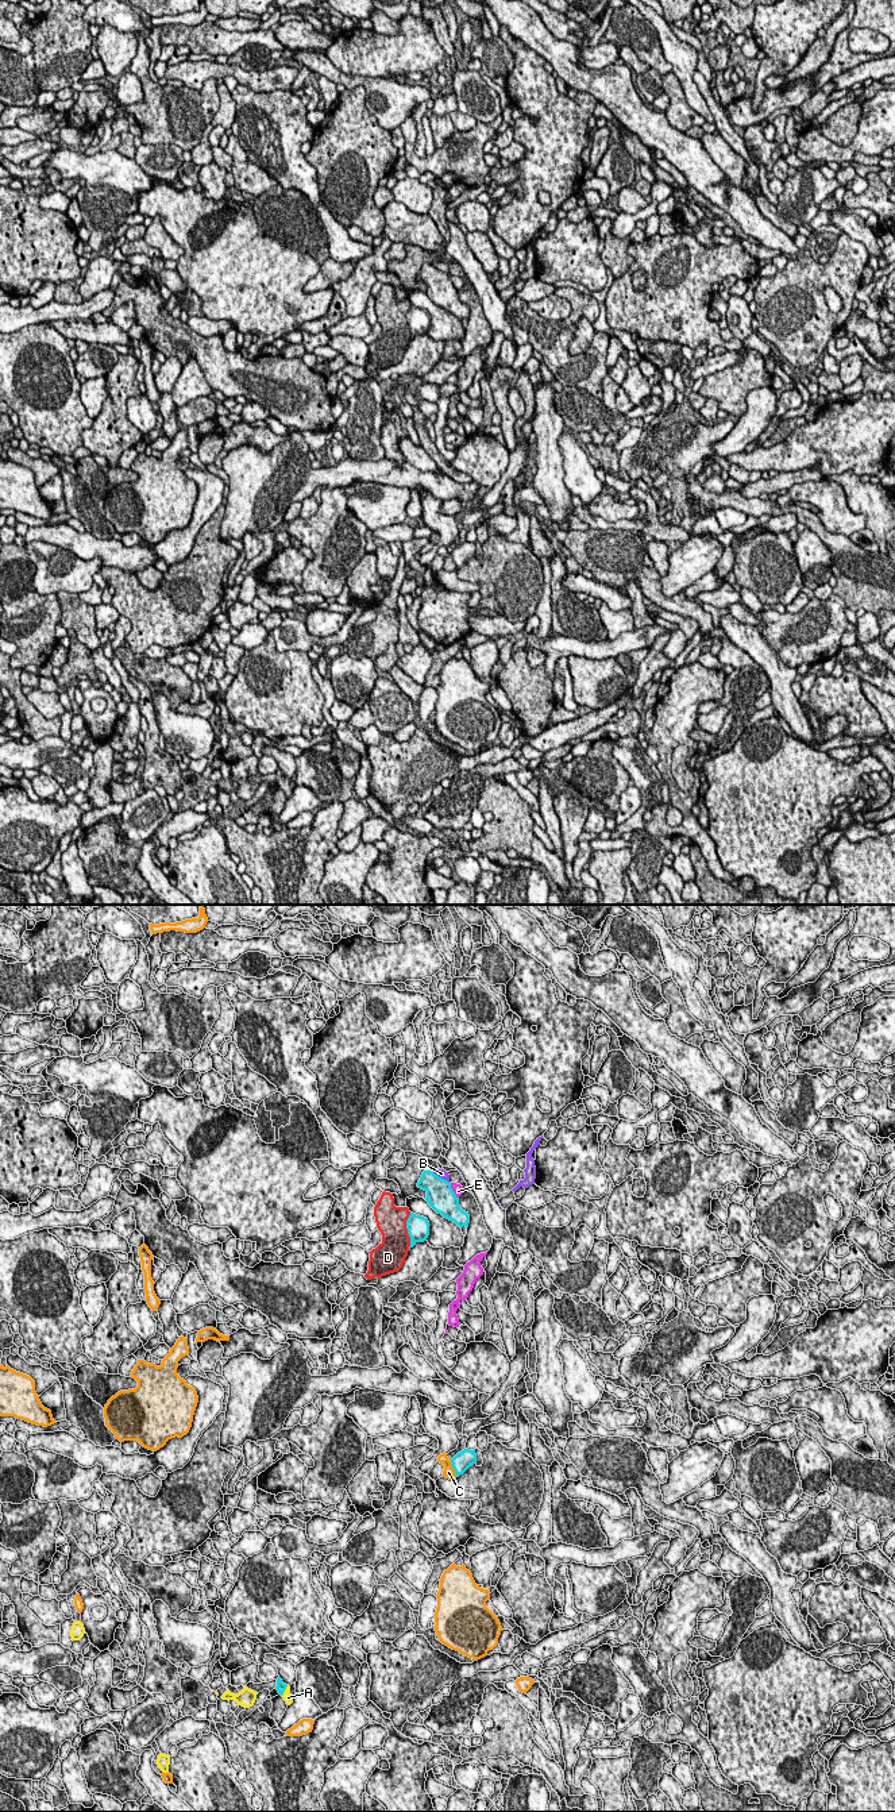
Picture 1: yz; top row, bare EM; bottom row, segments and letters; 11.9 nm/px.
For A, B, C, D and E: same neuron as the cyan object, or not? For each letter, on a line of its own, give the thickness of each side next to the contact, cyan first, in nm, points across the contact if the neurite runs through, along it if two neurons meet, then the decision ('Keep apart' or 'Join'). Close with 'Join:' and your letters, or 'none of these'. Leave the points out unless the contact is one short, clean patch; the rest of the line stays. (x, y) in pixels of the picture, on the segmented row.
A: Thickness 120 nm (cyan) against 120 nm. Path across: yz (281, 1687), (284, 1691), (288, 1697). Join
B: Thickness 320 nm (cyan) against 100 nm. Keep apart
C: Thickness 220 nm (cyan) against 130 nm. Keep apart
D: Thickness 260 nm (cyan) against 360 nm. Keep apart
E: Thickness 320 nm (cyan) against 120 nm. Keep apart
Join: A

